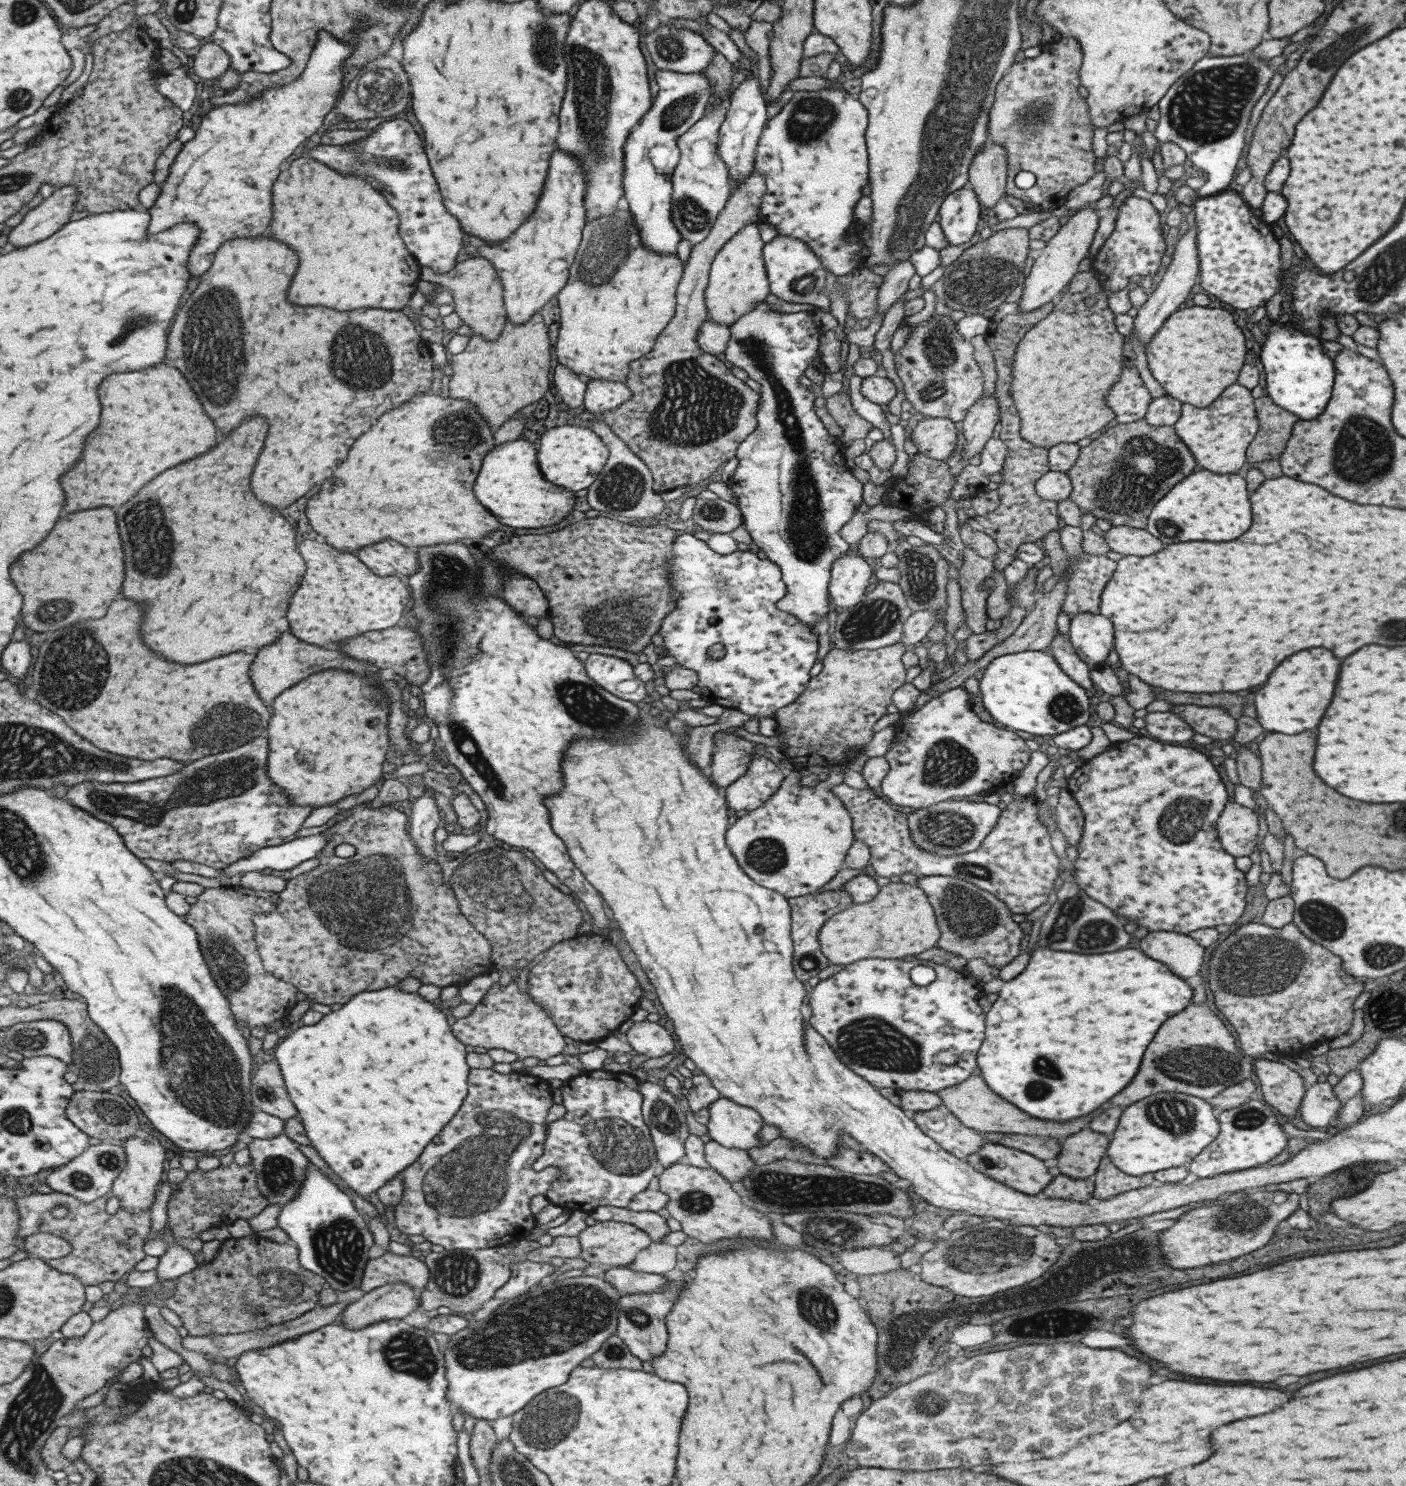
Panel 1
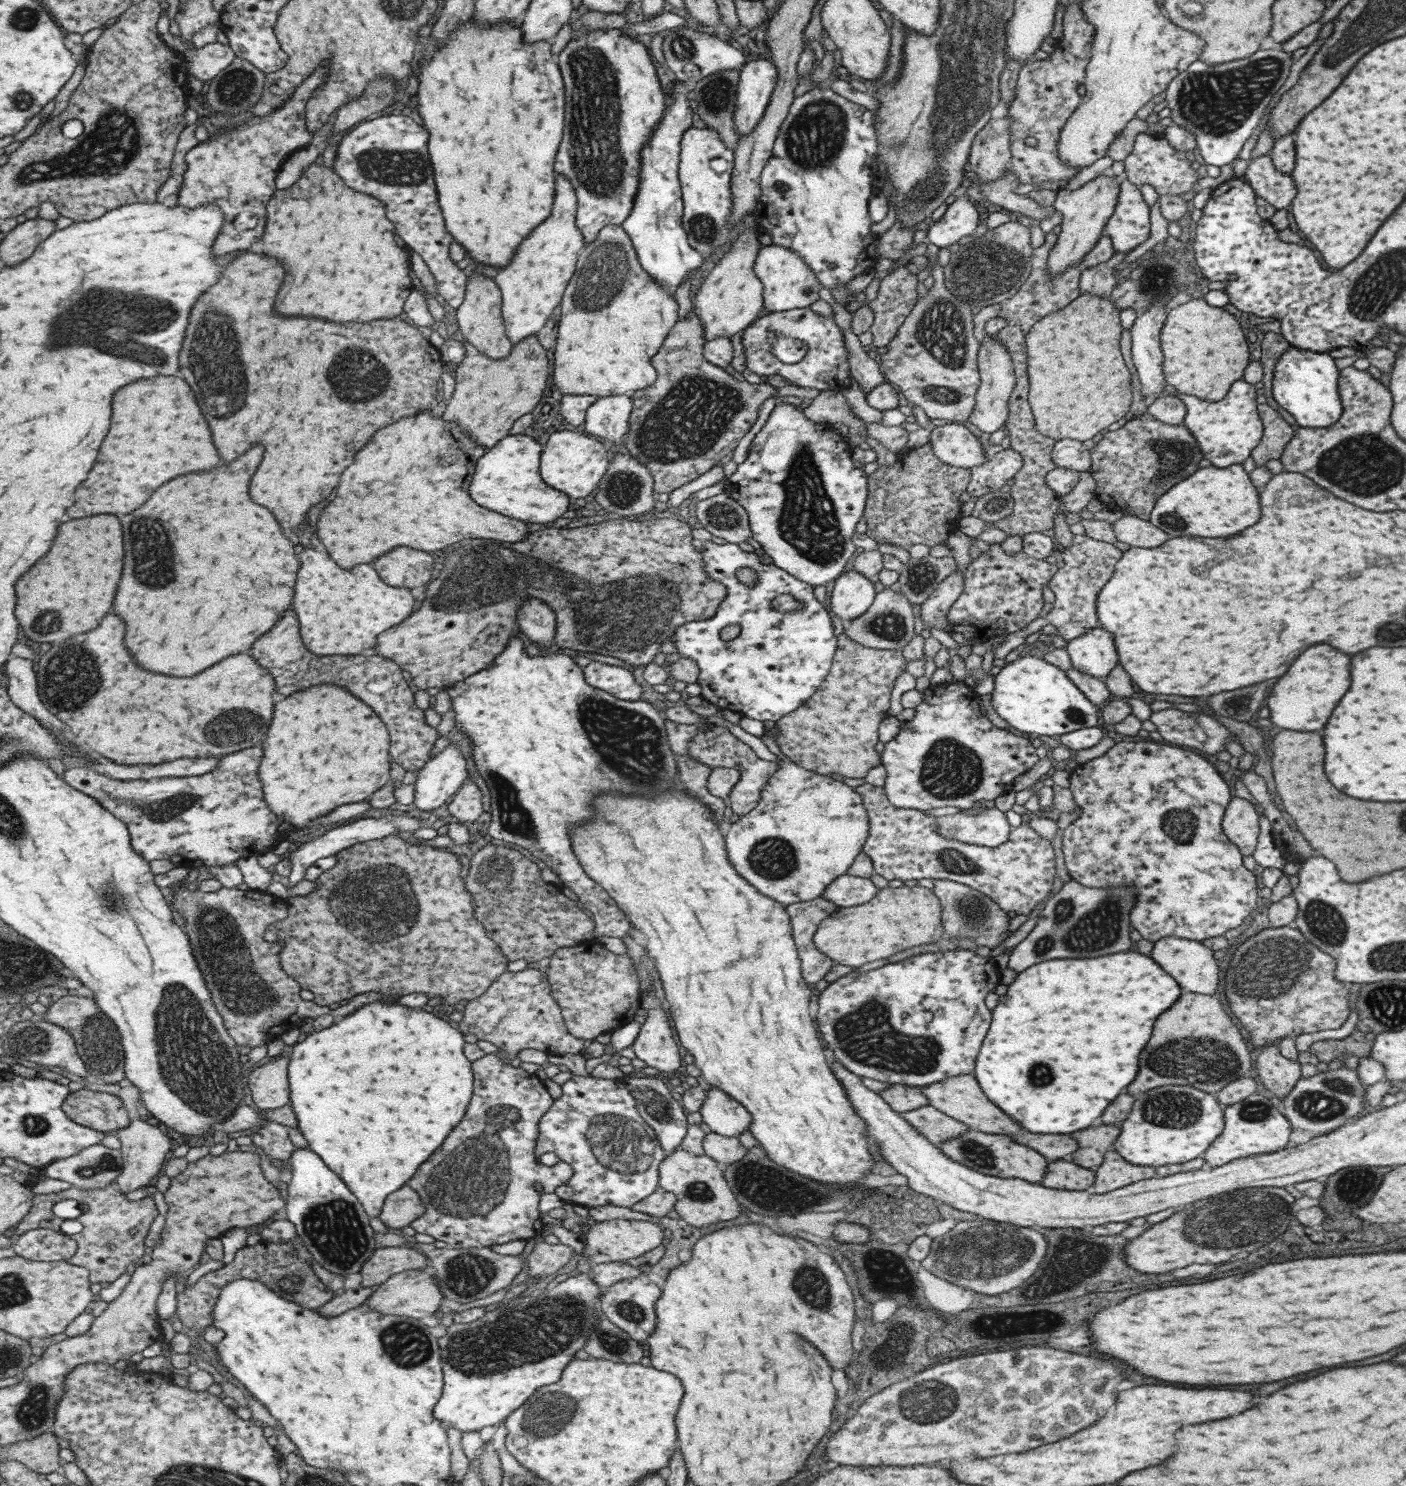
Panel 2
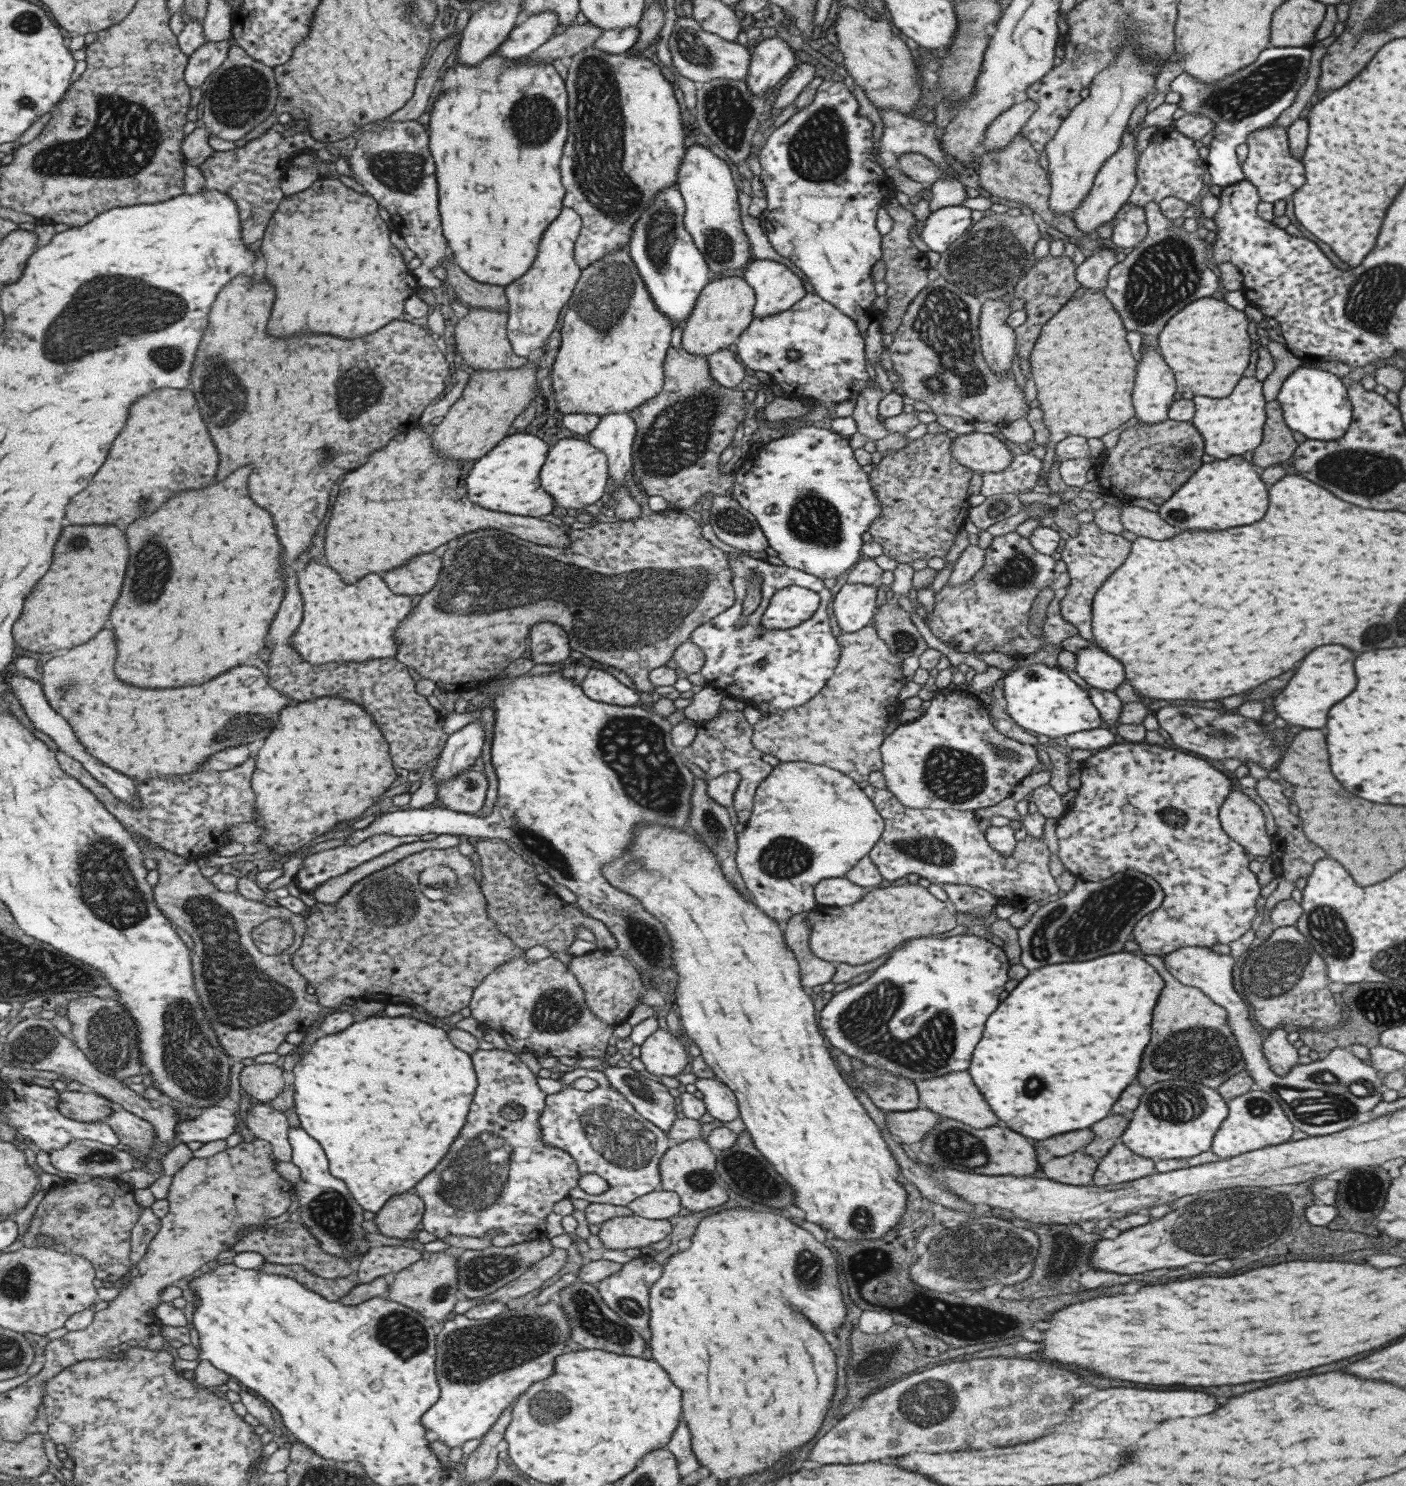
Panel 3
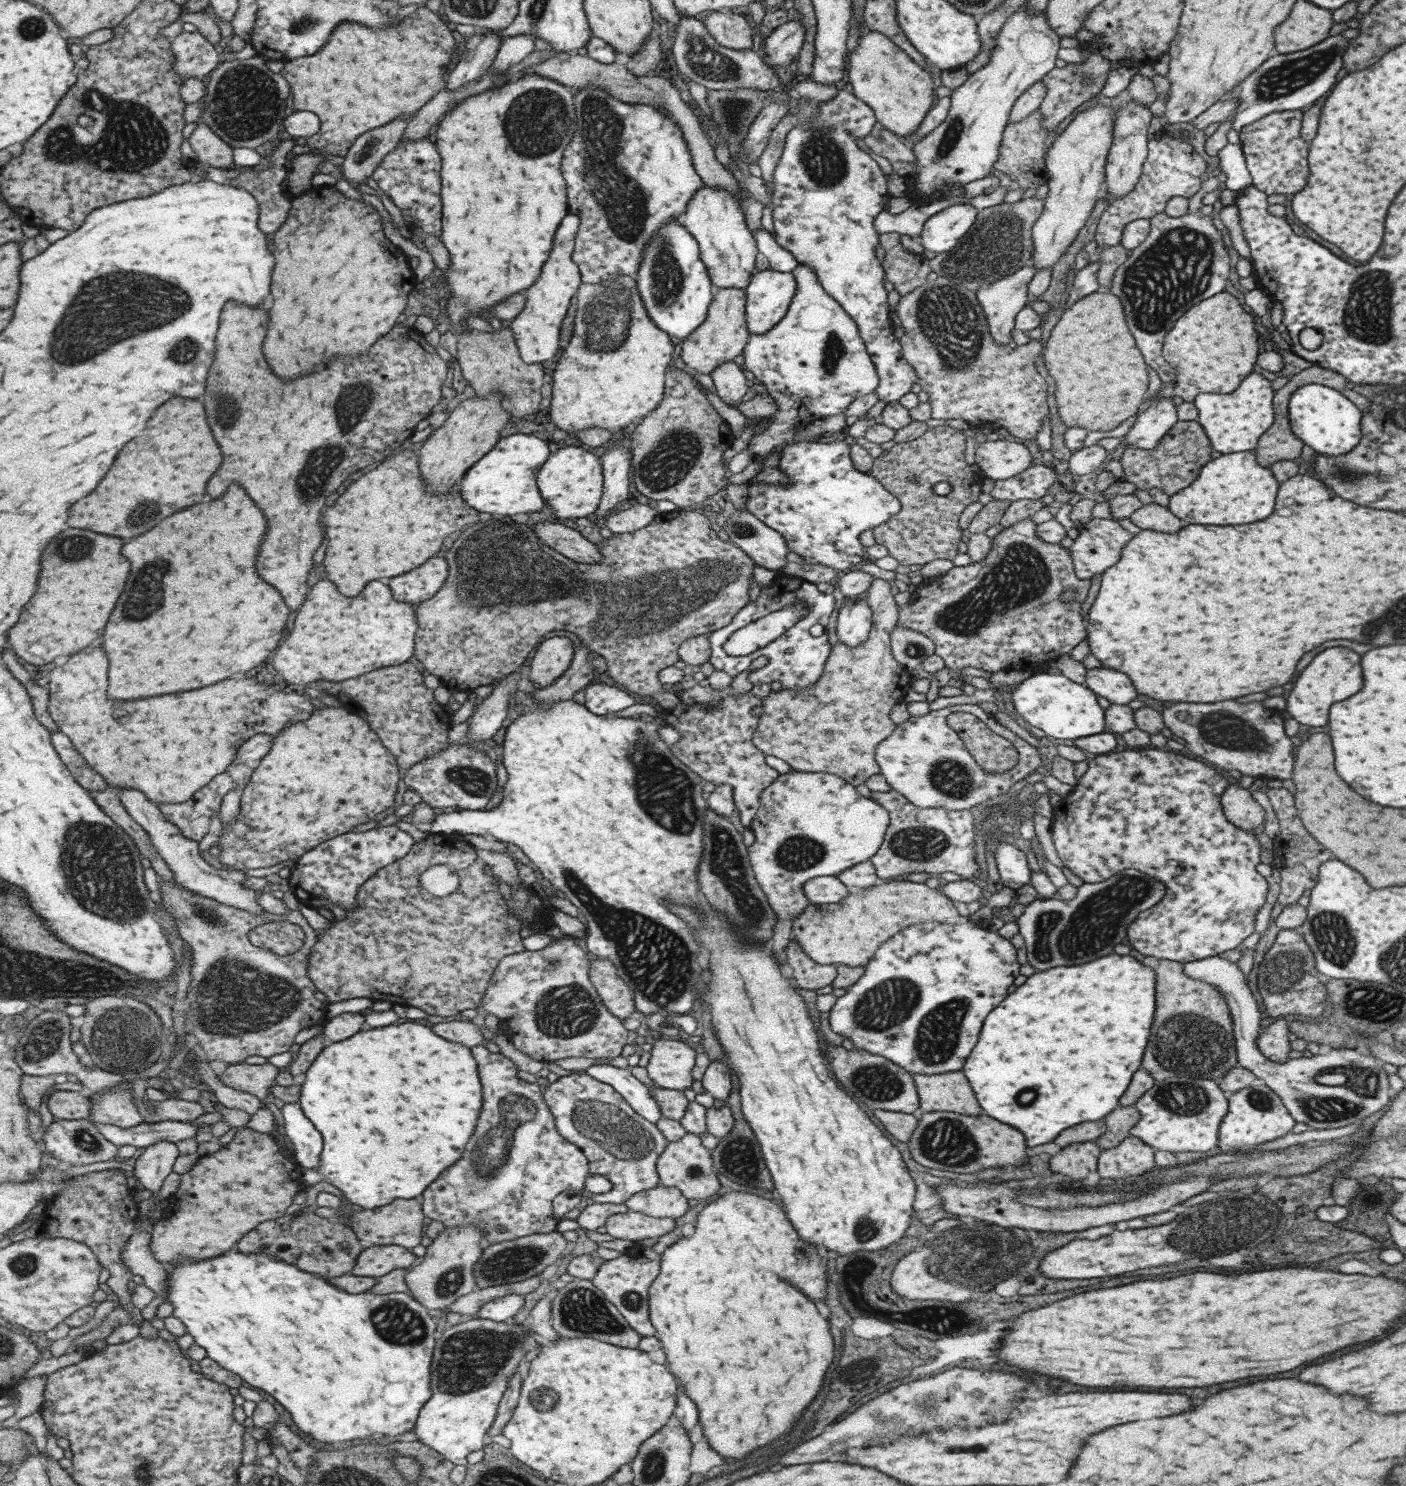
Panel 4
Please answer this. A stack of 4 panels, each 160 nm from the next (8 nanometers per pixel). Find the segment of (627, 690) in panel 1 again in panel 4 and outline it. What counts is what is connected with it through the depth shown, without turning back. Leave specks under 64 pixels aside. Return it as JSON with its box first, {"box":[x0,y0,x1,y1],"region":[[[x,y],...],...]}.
{"box":[584,679,635,715],"region":[[[597,679],[584,686],[584,698],[585,708],[596,715],[611,715],[623,708],[629,708],[635,702],[631,694],[615,686],[600,683]]]}

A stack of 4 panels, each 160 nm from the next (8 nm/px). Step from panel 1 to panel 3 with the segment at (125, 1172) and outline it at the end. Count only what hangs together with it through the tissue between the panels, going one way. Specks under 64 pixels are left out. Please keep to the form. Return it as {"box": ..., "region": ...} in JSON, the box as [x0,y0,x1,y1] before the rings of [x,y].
{"box":[105,1106,156,1158],"region":[[[118,1106],[105,1122],[117,1131],[122,1144],[129,1146],[131,1151],[145,1158],[149,1156],[156,1142],[156,1130],[151,1122]]]}

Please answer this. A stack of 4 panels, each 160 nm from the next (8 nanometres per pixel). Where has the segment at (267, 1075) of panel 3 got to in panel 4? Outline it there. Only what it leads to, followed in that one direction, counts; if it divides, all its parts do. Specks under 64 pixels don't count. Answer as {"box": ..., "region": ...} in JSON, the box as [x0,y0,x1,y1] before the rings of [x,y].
{"box":[219,1063,280,1098],"region":[[[238,1063],[230,1065],[219,1078],[233,1088],[250,1092],[259,1098],[271,1094],[280,1069],[273,1064],[249,1065]]]}

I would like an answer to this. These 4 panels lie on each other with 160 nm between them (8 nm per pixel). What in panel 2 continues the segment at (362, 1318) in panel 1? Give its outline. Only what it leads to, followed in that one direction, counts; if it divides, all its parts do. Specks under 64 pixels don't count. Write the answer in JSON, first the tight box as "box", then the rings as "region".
{"box":[364,1266,443,1319],"region":[[[427,1266],[424,1271],[407,1270],[387,1278],[371,1292],[371,1296],[365,1300],[364,1305],[383,1315],[393,1314],[395,1316],[419,1319],[423,1318],[423,1316],[432,1315],[440,1308],[439,1304],[441,1304],[442,1300],[443,1295],[441,1295],[439,1286],[433,1279],[433,1272]]]}

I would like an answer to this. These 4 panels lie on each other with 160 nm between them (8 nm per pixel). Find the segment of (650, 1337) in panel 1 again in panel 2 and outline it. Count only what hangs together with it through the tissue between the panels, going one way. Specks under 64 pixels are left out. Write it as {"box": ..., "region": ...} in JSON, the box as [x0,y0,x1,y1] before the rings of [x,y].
{"box":[599,1269,659,1343],"region":[[[647,1269],[635,1278],[623,1279],[615,1285],[601,1289],[599,1296],[600,1312],[611,1321],[613,1326],[623,1330],[638,1343],[642,1343],[655,1329],[656,1316],[654,1313],[655,1301],[659,1299],[659,1288],[651,1280]]]}

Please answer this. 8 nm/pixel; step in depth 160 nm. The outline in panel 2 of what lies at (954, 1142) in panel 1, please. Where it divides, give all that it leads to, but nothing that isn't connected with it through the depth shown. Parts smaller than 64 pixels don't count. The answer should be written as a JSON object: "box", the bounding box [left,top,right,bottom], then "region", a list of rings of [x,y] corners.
{"box":[901,1104,969,1146],"region":[[[927,1104],[915,1110],[901,1113],[901,1116],[931,1144],[937,1146],[948,1138],[955,1138],[969,1129],[967,1125],[939,1112]]]}

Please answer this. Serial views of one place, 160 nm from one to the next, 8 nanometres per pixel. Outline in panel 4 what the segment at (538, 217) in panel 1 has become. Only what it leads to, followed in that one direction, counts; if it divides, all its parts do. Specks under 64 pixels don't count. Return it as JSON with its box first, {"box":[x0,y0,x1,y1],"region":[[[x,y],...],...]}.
{"box":[510,214,580,364],"region":[[[574,214],[563,216],[561,224],[555,230],[551,254],[541,266],[539,278],[521,294],[525,297],[523,310],[513,318],[510,326],[513,341],[516,344],[522,362],[526,364],[542,363],[549,360],[559,346],[560,324],[566,316],[569,299],[576,293],[580,281],[577,265],[570,259],[573,252],[575,233],[579,226],[579,217]]]}

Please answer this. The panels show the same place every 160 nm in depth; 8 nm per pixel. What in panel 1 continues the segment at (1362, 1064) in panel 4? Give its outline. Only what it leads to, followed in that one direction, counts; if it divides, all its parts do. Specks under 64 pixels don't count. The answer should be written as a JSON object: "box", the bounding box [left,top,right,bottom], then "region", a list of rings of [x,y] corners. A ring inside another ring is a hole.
{"box":[1139,931,1341,1128],"region":[[[1151,931],[1139,940],[1139,950],[1149,958],[1163,962],[1179,978],[1189,978],[1201,970],[1203,953],[1201,947],[1189,935],[1171,931]],[[1332,1079],[1326,1082],[1315,1082],[1304,1089],[1299,1103],[1297,1117],[1311,1127],[1324,1128],[1331,1125],[1341,1102],[1332,1093]]]}

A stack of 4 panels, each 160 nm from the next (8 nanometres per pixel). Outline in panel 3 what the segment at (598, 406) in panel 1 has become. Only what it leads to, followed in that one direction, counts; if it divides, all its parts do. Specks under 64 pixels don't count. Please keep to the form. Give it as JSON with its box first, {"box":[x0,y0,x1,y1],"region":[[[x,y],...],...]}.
{"box":[587,413,636,487],"region":[[[628,413],[604,414],[587,435],[587,443],[597,447],[607,457],[609,482],[607,487],[621,487],[625,472],[632,468],[631,449],[636,426]]]}

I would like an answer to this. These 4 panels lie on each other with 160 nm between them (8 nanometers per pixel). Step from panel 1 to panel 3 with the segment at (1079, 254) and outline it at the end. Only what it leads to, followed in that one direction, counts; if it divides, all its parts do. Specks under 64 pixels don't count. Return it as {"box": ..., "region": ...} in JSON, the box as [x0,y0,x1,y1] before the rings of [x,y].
{"box":[1070,126,1138,236],"region":[[[1129,126],[1120,138],[1120,147],[1101,165],[1098,173],[1093,179],[1087,196],[1070,212],[1070,217],[1074,220],[1074,225],[1085,234],[1090,236],[1096,234],[1096,229],[1104,222],[1112,220],[1114,214],[1118,212],[1123,204],[1127,203],[1128,196],[1135,186],[1135,165],[1138,154],[1133,150],[1133,138],[1129,135]]]}

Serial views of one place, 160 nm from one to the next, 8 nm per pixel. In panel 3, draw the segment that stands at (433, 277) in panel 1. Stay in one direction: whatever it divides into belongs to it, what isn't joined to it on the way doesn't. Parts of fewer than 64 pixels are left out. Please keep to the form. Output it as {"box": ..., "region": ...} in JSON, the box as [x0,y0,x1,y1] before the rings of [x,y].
{"box":[455,307,527,372],"region":[[[471,307],[469,313],[455,324],[455,344],[457,354],[462,358],[462,364],[472,370],[495,372],[499,370],[517,370],[527,362],[518,357],[511,348],[506,336],[506,314],[495,310]]]}

